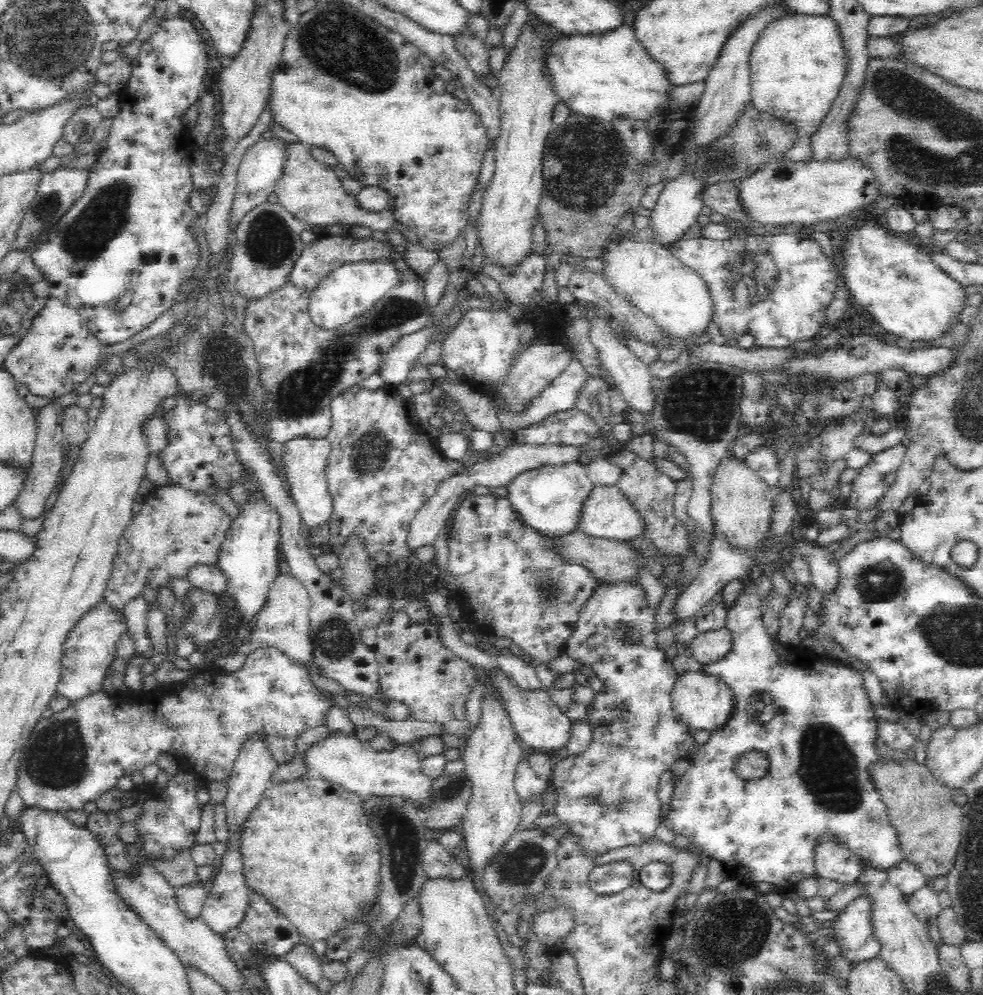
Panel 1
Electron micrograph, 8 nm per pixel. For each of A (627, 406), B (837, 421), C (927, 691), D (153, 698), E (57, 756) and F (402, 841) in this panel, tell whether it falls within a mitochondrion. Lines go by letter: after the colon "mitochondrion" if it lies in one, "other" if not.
A: other
B: other
C: other
D: other
E: mitochondrion
F: mitochondrion

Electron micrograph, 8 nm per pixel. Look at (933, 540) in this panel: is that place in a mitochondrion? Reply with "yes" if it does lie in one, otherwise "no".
no

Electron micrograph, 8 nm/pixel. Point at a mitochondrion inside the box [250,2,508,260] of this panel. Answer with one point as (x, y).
(342, 44)

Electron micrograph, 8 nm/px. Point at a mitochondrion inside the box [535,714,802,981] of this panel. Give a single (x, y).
(730, 929)

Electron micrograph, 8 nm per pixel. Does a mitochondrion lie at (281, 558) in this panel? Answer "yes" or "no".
no

